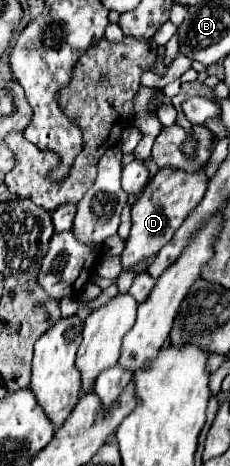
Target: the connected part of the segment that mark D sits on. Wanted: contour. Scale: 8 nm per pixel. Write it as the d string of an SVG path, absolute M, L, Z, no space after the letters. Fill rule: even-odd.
M159 170L157 176L151 180L147 190L137 198L135 206L131 208L131 232L127 238L127 246L121 254L121 266L131 268L149 256L155 256L163 244L171 240L175 230L183 224L187 214L201 202L203 194L207 190L207 178L205 170L199 170L195 174L179 172L179 170Z

